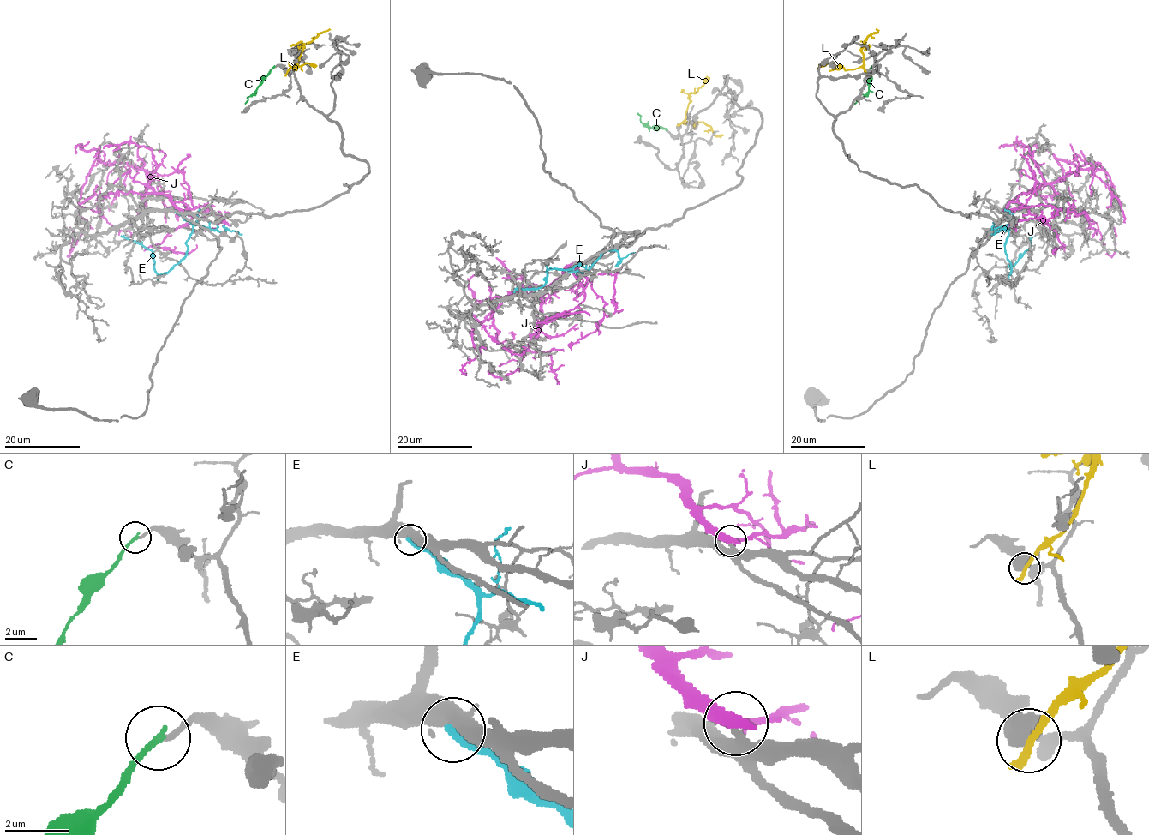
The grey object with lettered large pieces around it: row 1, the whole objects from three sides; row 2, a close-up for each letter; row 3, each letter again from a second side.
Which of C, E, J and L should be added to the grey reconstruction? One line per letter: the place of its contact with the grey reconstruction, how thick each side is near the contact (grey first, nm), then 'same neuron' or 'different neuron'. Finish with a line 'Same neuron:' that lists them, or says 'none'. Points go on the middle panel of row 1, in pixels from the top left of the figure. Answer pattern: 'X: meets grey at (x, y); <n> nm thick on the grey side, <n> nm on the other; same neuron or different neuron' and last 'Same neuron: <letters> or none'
C: meets grey at (666, 130); 150 nm thick on the grey side, 190 nm on the other; same neuron
E: meets grey at (569, 271); 500 nm thick on the grey side, 320 nm on the other; different neuron
J: meets grey at (574, 262); 400 nm thick on the grey side, 300 nm on the other; different neuron
L: meets grey at (679, 123); 700 nm thick on the grey side, 380 nm on the other; different neuron
Same neuron: C

